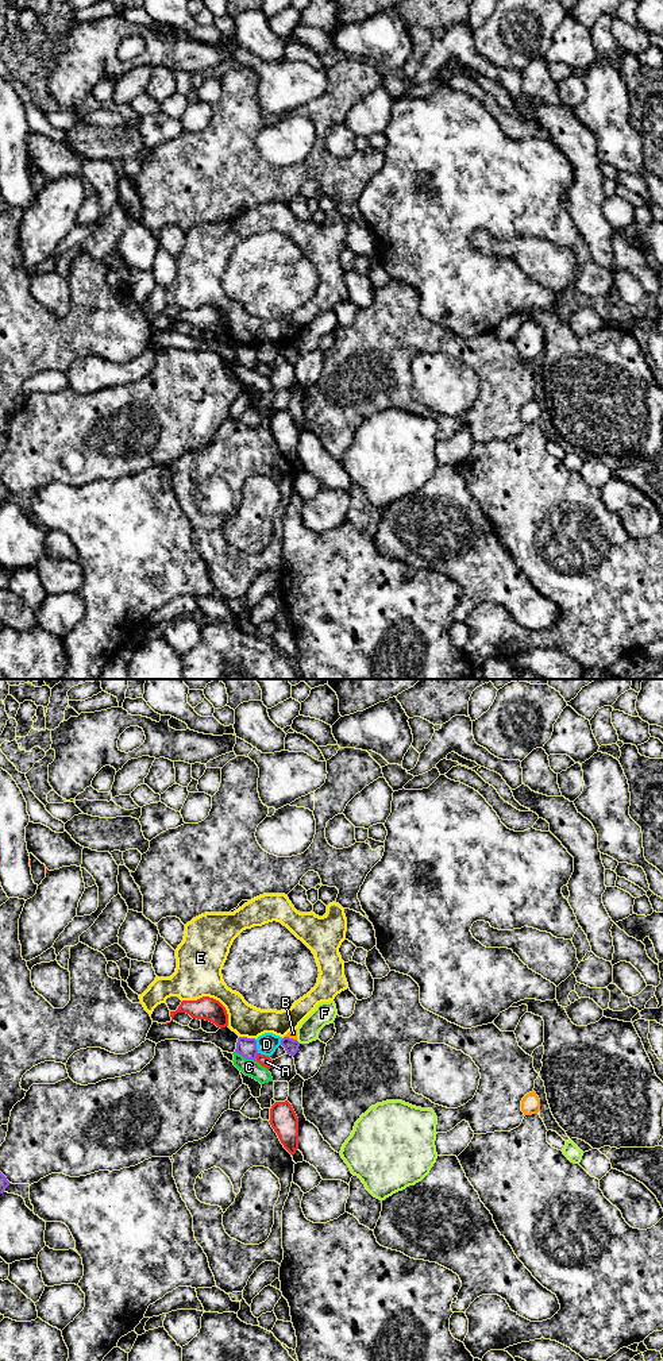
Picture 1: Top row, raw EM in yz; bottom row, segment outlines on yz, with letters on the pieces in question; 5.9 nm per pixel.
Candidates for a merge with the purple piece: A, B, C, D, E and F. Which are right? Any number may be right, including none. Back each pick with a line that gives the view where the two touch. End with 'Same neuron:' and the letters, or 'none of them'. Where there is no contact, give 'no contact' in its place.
Same neuron: none of them

